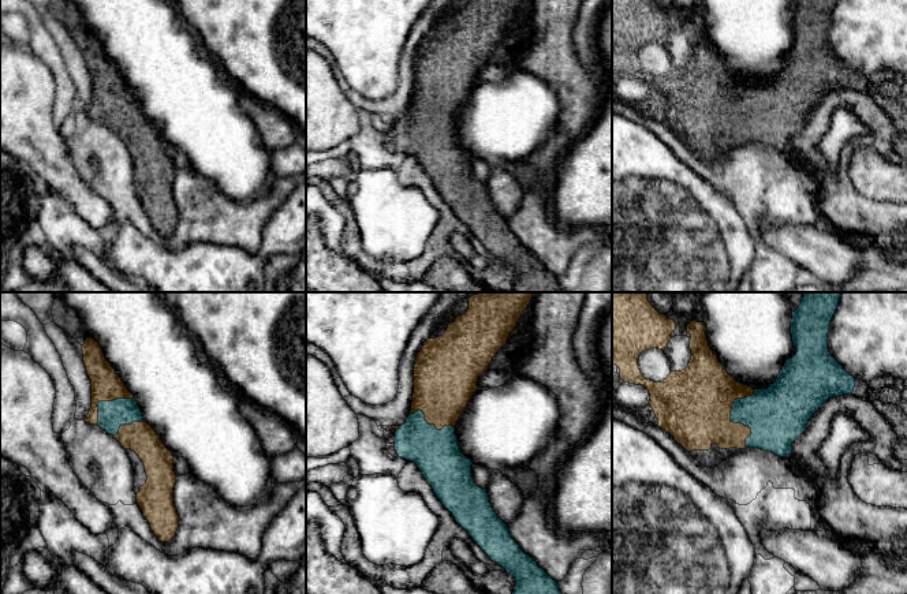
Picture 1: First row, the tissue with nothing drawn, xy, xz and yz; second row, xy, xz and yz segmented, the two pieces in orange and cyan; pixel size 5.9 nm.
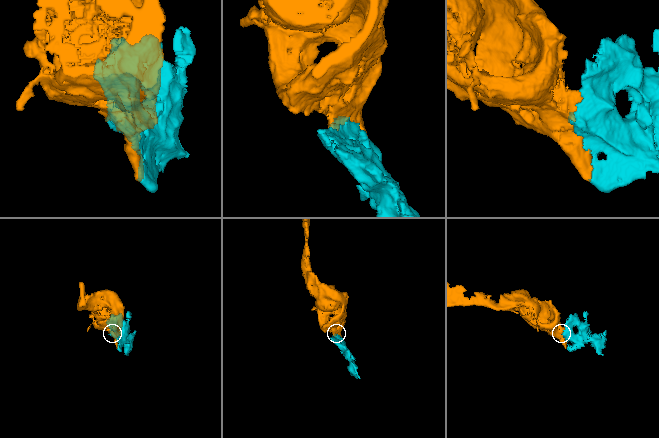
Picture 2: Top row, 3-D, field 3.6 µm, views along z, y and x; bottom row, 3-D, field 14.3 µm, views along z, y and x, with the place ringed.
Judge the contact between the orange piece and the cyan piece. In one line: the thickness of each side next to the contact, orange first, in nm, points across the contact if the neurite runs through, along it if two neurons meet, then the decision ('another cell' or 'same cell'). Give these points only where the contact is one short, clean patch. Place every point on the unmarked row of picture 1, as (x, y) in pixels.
440 nm thick on the orange side, 320 nm on the other; same cell

